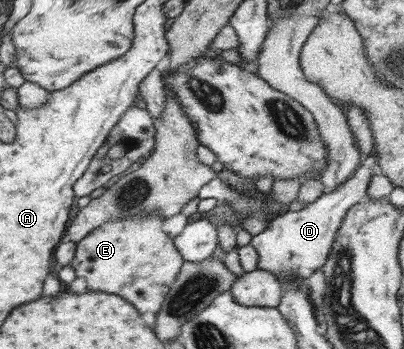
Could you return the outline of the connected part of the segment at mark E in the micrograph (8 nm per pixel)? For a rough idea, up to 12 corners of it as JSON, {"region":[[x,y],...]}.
{"region":[[153,212],[101,224],[70,263],[157,317],[185,260]]}

